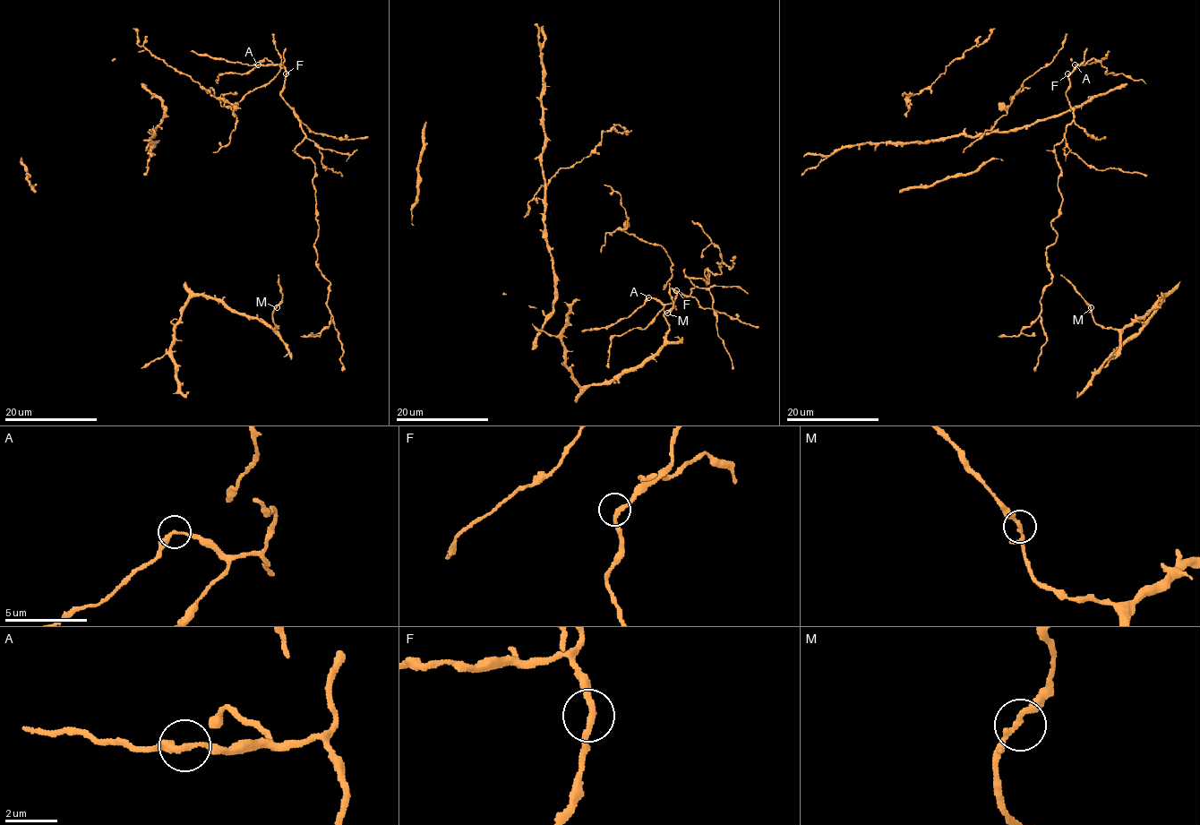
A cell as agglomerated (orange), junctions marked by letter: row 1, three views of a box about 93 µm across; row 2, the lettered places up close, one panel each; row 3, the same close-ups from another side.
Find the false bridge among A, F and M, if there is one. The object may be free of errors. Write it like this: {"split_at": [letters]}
{"split_at": []}

